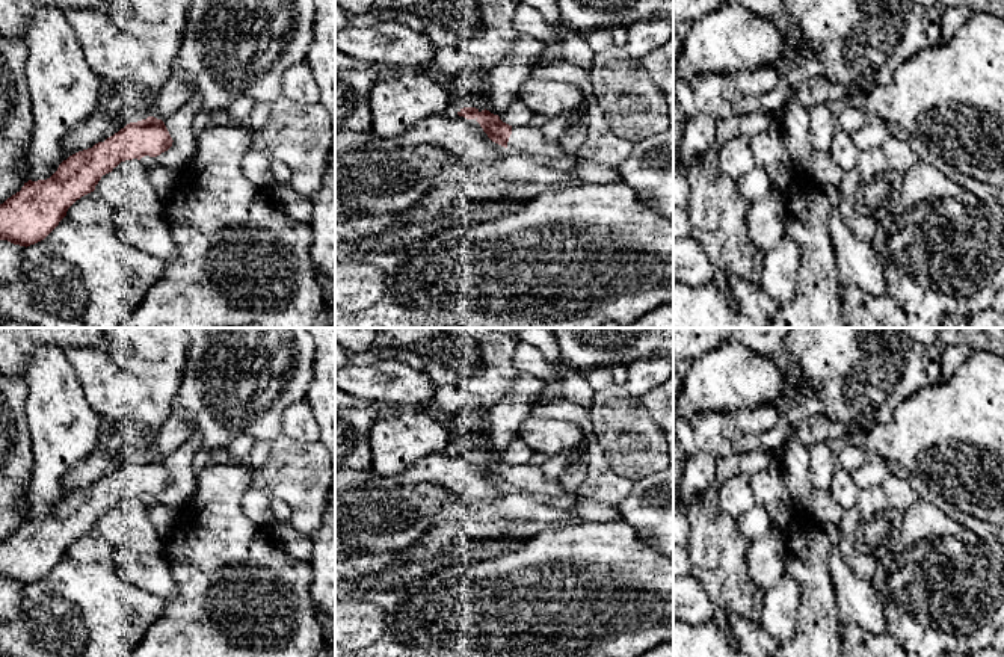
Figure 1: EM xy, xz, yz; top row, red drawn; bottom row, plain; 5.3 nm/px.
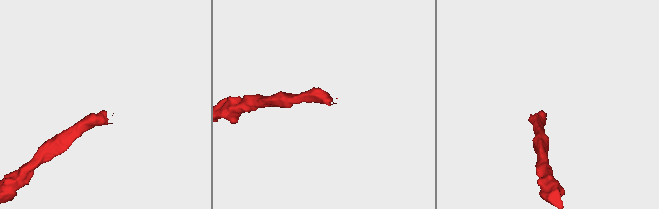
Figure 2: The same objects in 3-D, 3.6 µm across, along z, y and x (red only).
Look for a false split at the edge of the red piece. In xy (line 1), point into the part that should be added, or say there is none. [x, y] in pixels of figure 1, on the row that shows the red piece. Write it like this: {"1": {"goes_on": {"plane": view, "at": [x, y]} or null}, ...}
{"1": {"goes_on": null}}

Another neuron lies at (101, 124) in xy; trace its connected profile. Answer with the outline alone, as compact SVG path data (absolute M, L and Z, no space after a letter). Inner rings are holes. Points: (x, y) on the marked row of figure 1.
M104 107L89 115L80 125L77 125L66 137L65 148L69 156L92 148L98 142L118 133L130 122L137 122L137 116L131 113L112 113Z

